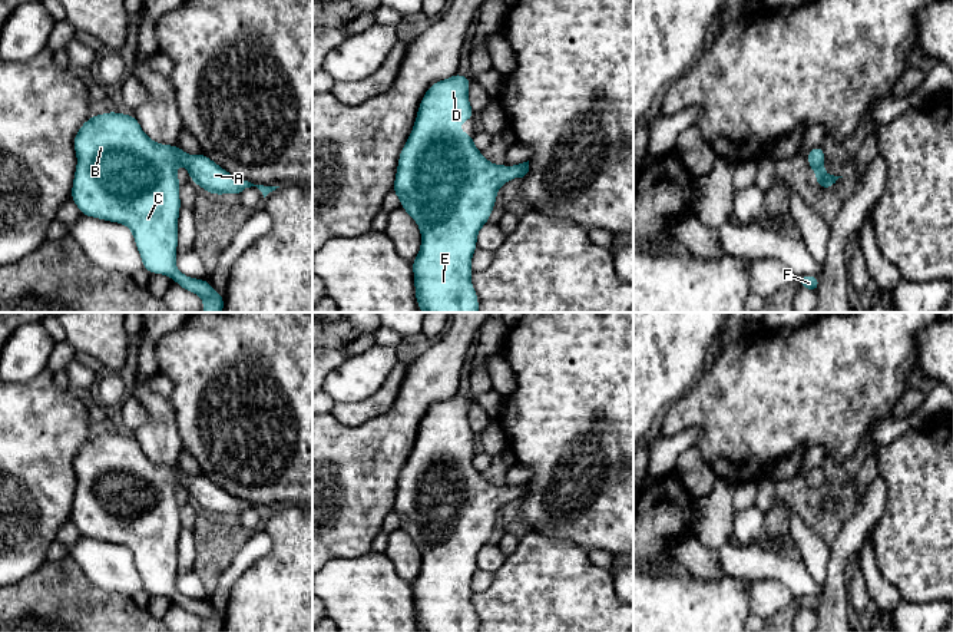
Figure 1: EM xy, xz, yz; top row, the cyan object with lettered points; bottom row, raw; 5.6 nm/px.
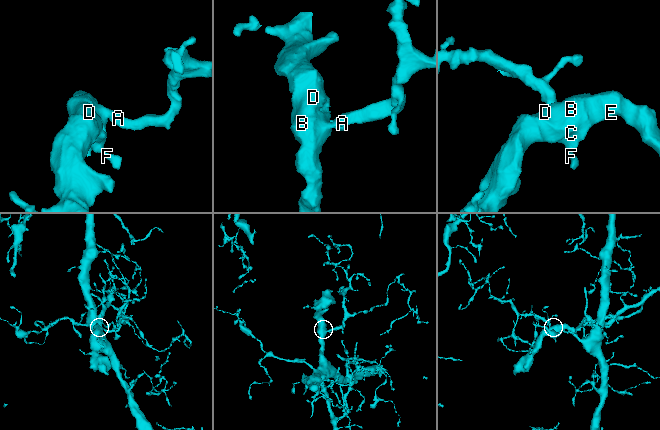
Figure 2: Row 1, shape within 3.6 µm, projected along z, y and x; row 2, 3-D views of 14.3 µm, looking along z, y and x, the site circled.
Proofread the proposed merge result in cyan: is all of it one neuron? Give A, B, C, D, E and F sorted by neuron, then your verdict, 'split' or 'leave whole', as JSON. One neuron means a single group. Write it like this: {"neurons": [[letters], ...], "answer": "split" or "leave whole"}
{"neurons": [["A", "B", "C", "D", "E", "F"]], "answer": "leave whole"}

